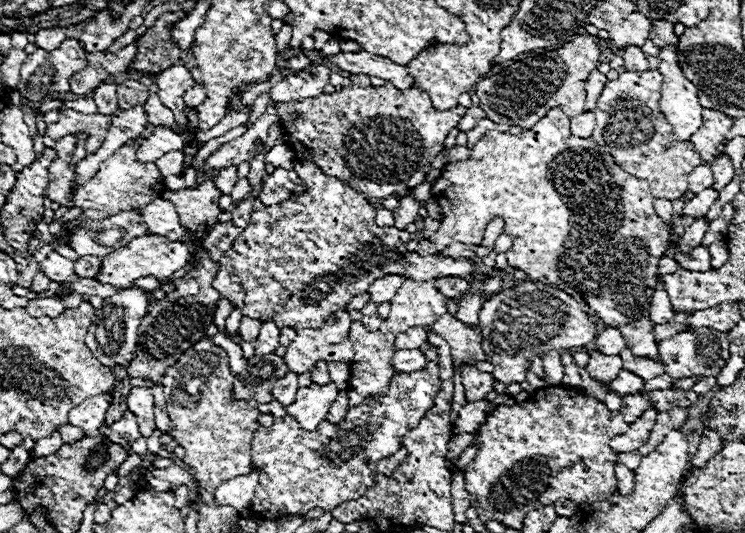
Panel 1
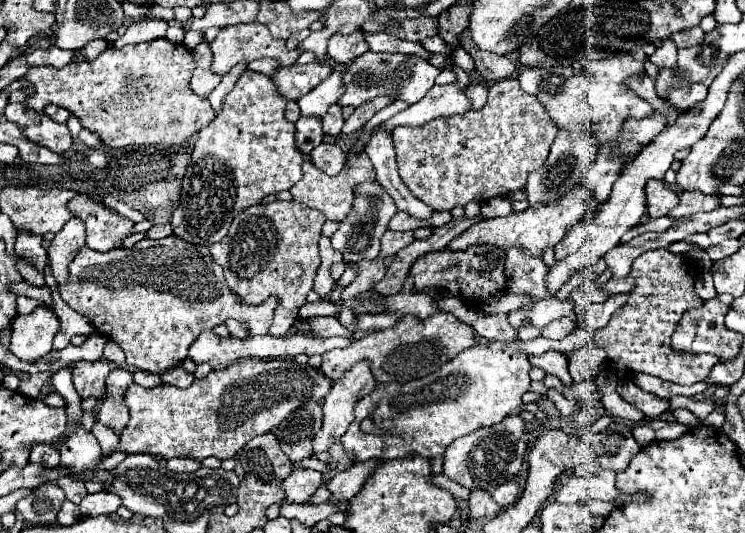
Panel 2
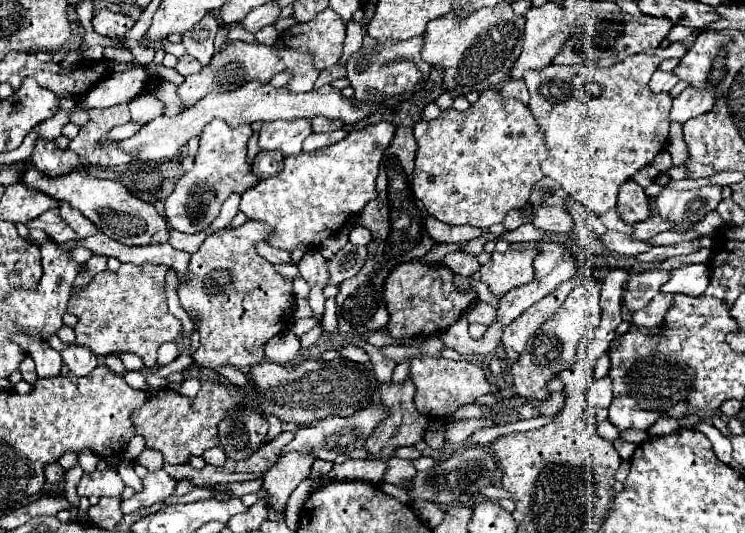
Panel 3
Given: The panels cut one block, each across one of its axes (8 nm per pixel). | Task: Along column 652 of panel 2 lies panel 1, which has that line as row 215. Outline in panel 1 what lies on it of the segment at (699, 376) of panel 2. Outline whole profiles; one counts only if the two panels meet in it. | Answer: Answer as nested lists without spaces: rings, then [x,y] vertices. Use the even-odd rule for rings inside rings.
[[[296,162],[294,170],[304,182],[306,192],[302,196],[292,194],[292,198],[288,198],[286,202],[252,212],[248,226],[240,232],[232,248],[224,252],[218,262],[220,268],[214,276],[212,288],[218,290],[220,296],[226,298],[234,308],[240,308],[242,316],[260,322],[272,320],[280,328],[316,328],[322,326],[336,310],[344,310],[354,296],[366,292],[374,280],[386,274],[400,274],[404,278],[416,280],[442,276],[460,276],[464,280],[472,280],[478,276],[474,272],[474,264],[466,258],[454,260],[440,258],[438,254],[424,258],[416,252],[408,252],[406,244],[398,238],[398,228],[376,226],[376,208],[372,208],[372,204],[360,192],[338,178],[326,176],[322,170],[318,170],[318,166],[312,166],[310,162]]]

